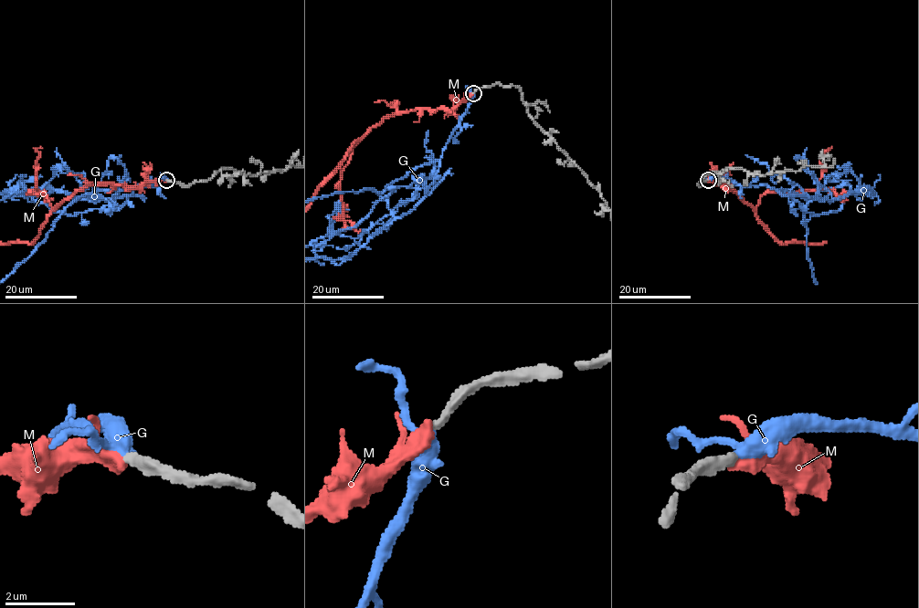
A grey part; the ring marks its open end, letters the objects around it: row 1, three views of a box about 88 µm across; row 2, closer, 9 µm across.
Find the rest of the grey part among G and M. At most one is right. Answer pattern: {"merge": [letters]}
{"merge": ["G"]}

